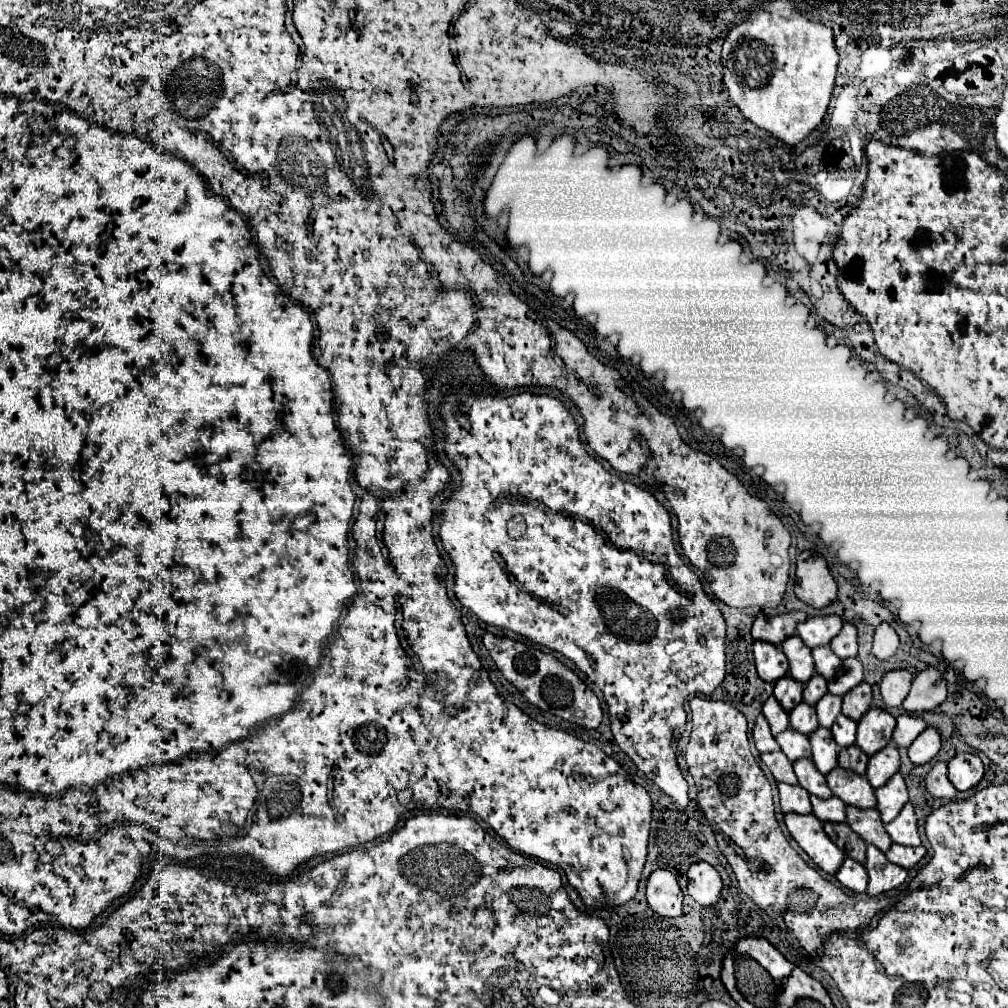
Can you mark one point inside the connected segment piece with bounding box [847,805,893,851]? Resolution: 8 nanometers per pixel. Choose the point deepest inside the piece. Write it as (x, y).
(867, 823)

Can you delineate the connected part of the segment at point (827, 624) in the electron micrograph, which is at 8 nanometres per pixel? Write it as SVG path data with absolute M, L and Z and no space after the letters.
M815 615L797 625L797 633L807 647L829 645L829 641L841 631L843 619L839 615Z

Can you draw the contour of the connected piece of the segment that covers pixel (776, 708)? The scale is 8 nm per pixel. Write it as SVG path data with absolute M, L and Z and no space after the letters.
M773 695L765 701L765 705L763 705L763 715L767 717L773 735L777 735L777 733L781 733L781 731L785 731L785 729L789 727L789 715L787 715L787 711L777 703L777 699L775 699Z

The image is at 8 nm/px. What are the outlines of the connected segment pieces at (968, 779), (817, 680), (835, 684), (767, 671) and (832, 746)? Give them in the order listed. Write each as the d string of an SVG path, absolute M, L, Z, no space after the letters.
M955 755L949 761L949 781L957 791L967 791L983 779L983 763L977 755Z
M813 675L803 689L803 701L815 705L825 693L827 693L827 681L821 675Z
M857 657L843 659L839 675L835 675L835 679L829 681L829 693L841 697L847 691L851 691L855 685L859 685L861 681L863 681L863 665L861 665L861 661Z
M755 641L753 657L755 657L757 673L763 681L773 683L773 681L781 679L783 675L787 675L789 663L787 663L787 657L781 651L781 647L765 643L765 641Z
M815 729L811 735L809 735L809 741L811 741L811 751L813 751L813 763L815 767L827 775L831 769L837 767L837 753L839 753L839 745L835 743L833 735L829 729Z

